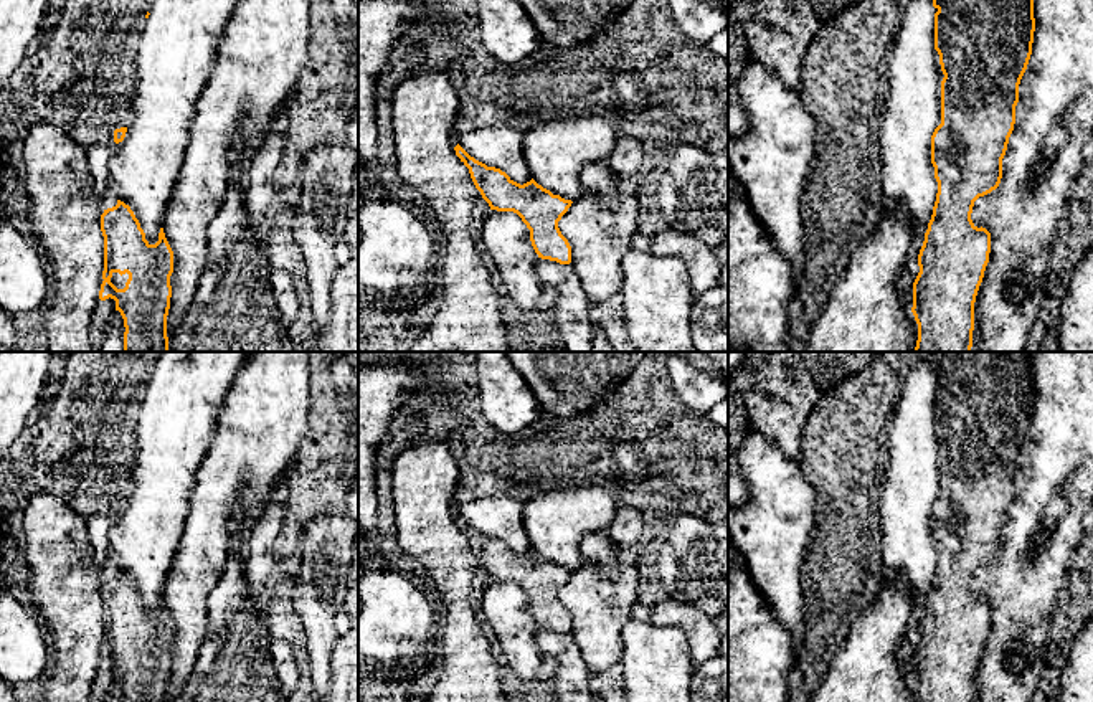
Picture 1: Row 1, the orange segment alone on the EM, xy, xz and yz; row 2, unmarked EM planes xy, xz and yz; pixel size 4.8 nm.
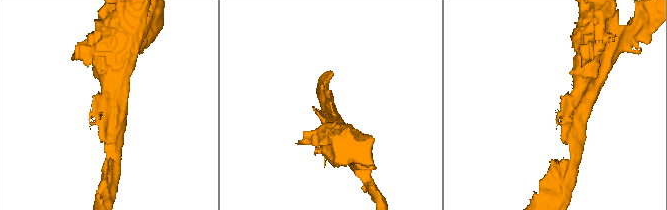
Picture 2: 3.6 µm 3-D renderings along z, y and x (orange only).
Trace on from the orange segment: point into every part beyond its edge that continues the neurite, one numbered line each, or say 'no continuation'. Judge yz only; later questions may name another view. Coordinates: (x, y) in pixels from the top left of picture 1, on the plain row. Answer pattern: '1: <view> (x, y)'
no continuation

